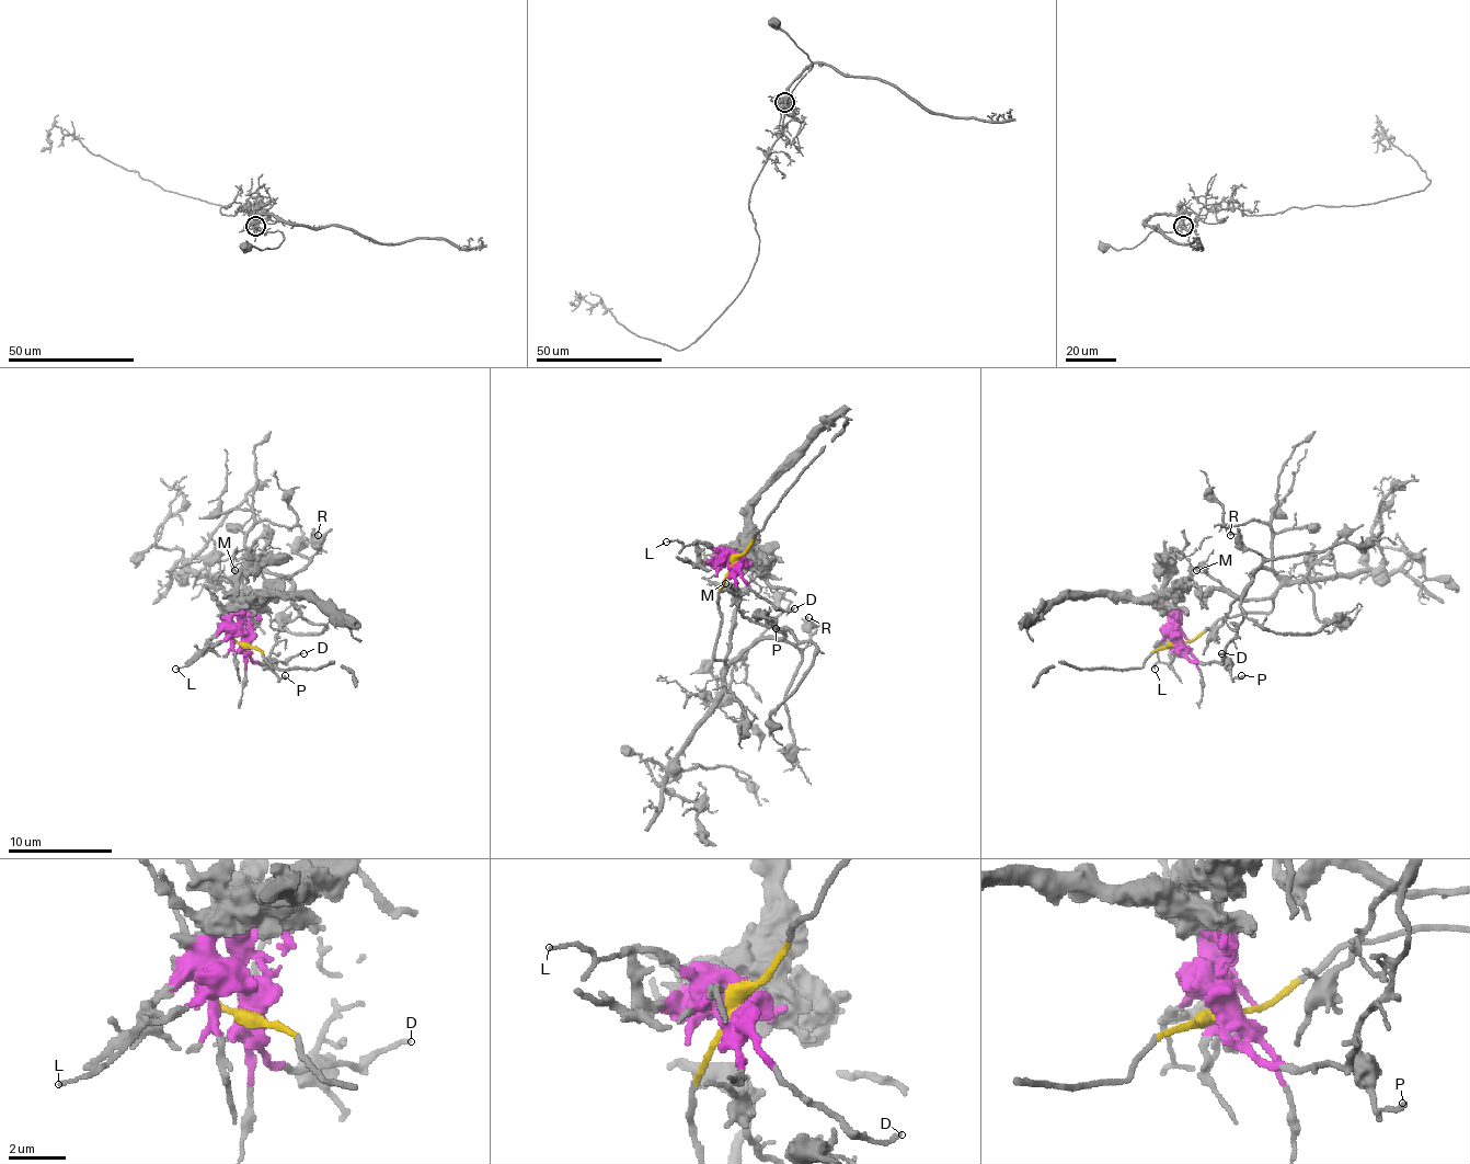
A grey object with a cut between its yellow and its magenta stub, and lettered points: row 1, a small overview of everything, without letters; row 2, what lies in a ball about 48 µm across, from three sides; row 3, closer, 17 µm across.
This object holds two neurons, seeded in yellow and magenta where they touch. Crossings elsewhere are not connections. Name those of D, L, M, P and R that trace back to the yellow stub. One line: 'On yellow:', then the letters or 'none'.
On yellow: M, P, R

